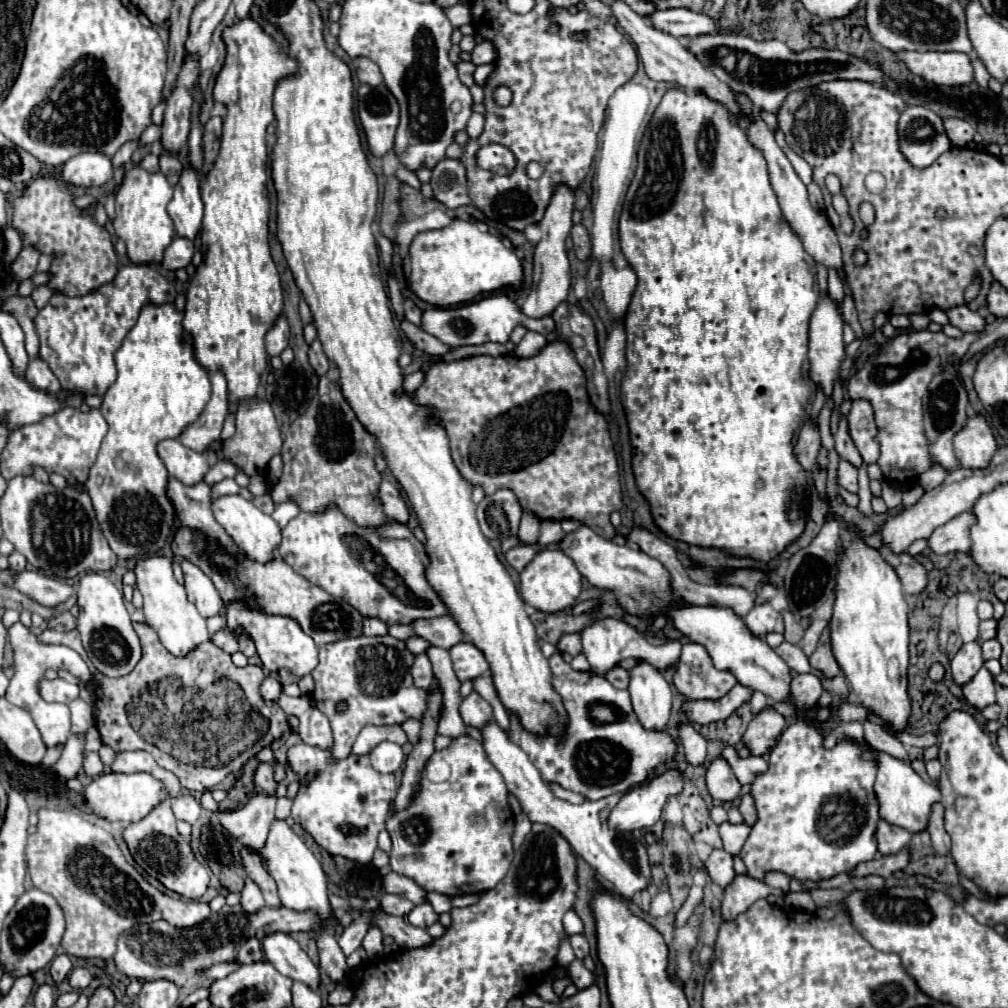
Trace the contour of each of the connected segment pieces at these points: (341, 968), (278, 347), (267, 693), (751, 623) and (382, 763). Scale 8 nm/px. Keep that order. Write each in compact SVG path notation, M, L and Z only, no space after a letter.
M322 933L316 939L318 953L320 953L320 969L324 969L332 981L342 981L346 979L348 965L346 965L346 955L342 953L336 937L332 933Z
M280 315L266 333L266 351L268 355L280 355L288 345L288 321Z
M268 675L264 681L262 681L262 685L260 685L260 695L264 697L264 699L268 699L268 701L276 701L278 699L278 693L280 693L280 681L276 679L276 677L272 677L272 675Z
M770 603L764 605L756 605L746 617L744 617L746 627L758 635L758 637L766 637L768 633L784 633L784 625L782 625L782 615L778 611L774 611L770 607Z
M382 741L380 745L374 747L374 751L370 753L370 761L372 767L384 775L388 773L396 773L402 763L404 763L404 751L400 745L390 743L390 741Z

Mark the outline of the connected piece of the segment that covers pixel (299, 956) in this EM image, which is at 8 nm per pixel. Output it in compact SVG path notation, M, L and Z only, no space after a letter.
M268 933L262 939L262 951L266 961L270 961L282 975L302 981L310 985L312 989L318 985L320 975L318 975L318 965L310 961L306 951L300 947L300 943L286 935L286 933Z

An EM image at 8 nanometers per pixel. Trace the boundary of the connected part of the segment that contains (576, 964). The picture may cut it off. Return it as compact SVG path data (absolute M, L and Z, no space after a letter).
M574 959L574 961L570 963L568 971L570 971L570 979L572 979L572 983L574 983L578 989L586 989L586 987L590 987L590 985L594 983L592 973L582 965L580 959Z

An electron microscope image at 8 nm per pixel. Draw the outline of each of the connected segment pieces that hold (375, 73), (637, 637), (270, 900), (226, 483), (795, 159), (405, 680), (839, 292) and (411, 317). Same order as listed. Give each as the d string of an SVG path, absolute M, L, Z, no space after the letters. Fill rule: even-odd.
M368 57L352 59L352 67L354 67L360 83L368 83L368 85L380 85L382 83L382 75L380 75L378 65L374 61L370 61Z
M604 617L604 619L592 621L590 625L586 625L582 629L582 645L584 645L584 655L586 655L592 671L598 673L598 675L606 673L618 661L628 659L628 657L646 659L656 669L664 671L666 667L676 667L678 657L680 657L680 649L682 649L682 643L680 641L666 641L664 645L658 645L658 647L656 645L650 645L634 627L630 627L622 619L614 619L614 617Z
M242 845L240 847L240 857L242 857L242 863L244 863L246 875L260 887L260 891L262 891L262 895L266 899L266 905L268 907L278 907L280 899L278 899L278 893L276 893L276 883L268 875L268 871L262 867L260 855L252 853L252 849L248 849L246 845Z
M224 479L224 481L220 481L220 483L216 483L216 485L212 487L212 495L214 495L214 497L218 497L218 495L228 495L228 493L240 493L242 497L252 499L252 495L248 493L248 489L238 487L234 479Z
M776 127L776 141L778 141L778 145L782 147L782 151L786 153L786 157L790 159L794 171L796 171L798 177L804 181L804 185L810 185L810 183L812 183L812 167L810 167L802 157L798 157L798 155L788 147L788 143L786 143L784 133L780 131L780 127Z
M390 635L382 637L348 637L344 641L334 641L324 647L320 647L320 663L312 671L314 677L314 705L330 719L330 727L334 733L334 747L332 753L336 759L346 759L352 751L352 745L366 725L396 725L404 723L408 717L420 719L426 709L426 691L414 687L410 667L412 667L414 655L406 649L404 641L394 639ZM346 703L346 711L338 711L338 705Z
M830 269L828 271L828 293L832 295L832 301L836 303L836 307L838 307L838 311L842 311L842 301L844 301L844 285L842 285L842 281L840 281L840 277L836 275L836 271L834 269Z
M410 299L404 301L404 317L406 317L410 323L414 323L416 327L422 327L422 321L420 321L422 311L420 311L420 309L410 301Z

